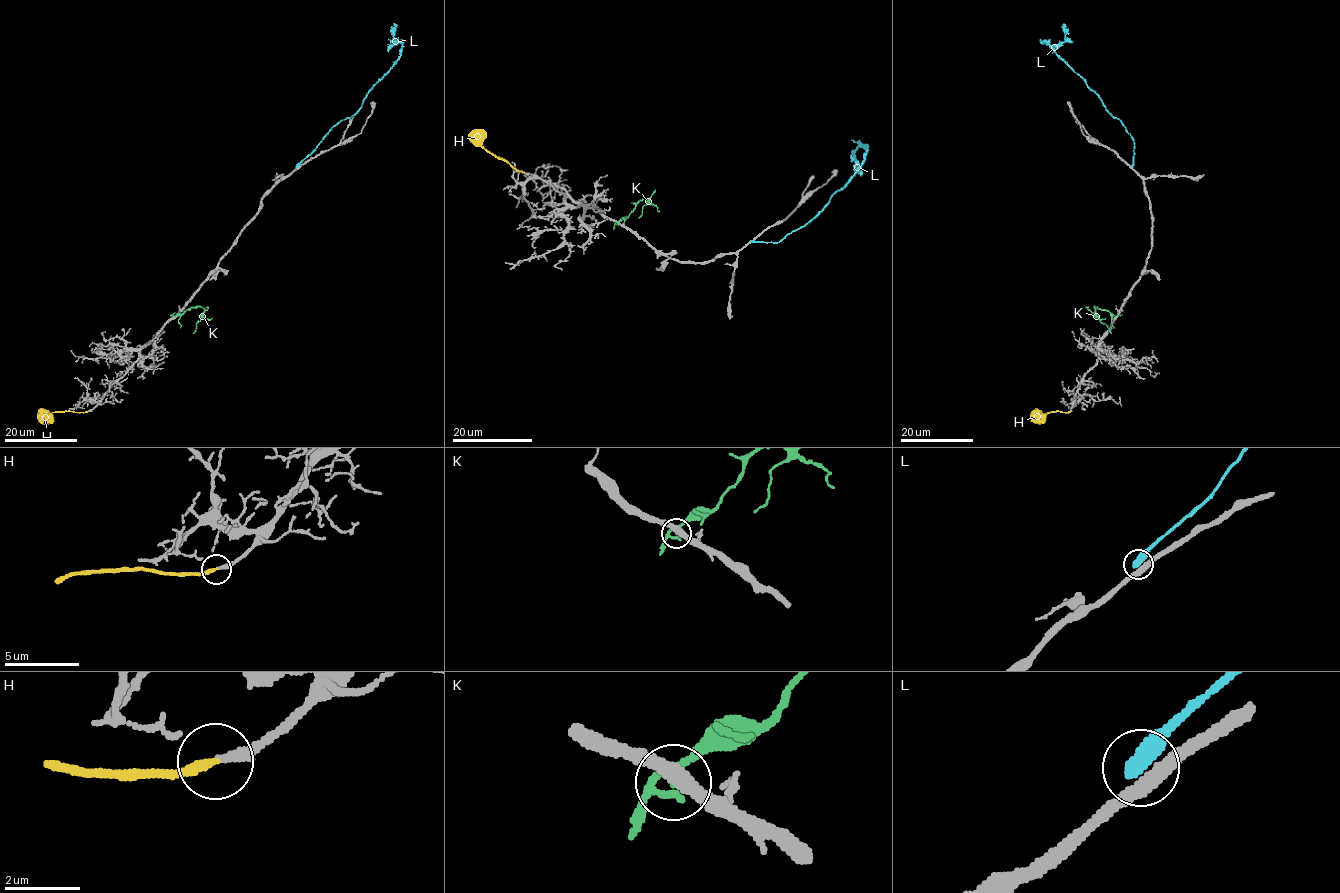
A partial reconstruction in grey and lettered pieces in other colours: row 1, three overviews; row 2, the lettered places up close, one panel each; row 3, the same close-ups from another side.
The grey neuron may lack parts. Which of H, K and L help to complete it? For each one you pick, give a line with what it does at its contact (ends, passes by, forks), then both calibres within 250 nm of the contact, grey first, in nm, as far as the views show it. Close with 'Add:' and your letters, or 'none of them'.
H: It ends there. Thickness 180 nm (grey) against 240 nm
Add: H

